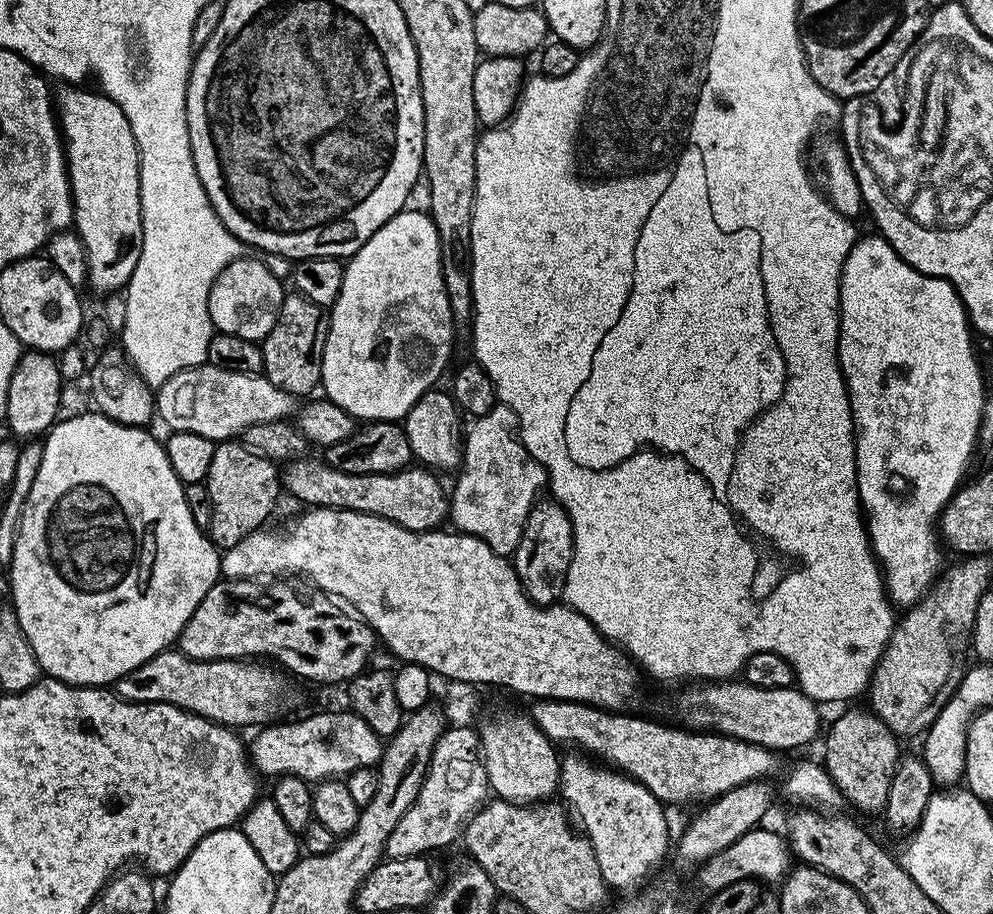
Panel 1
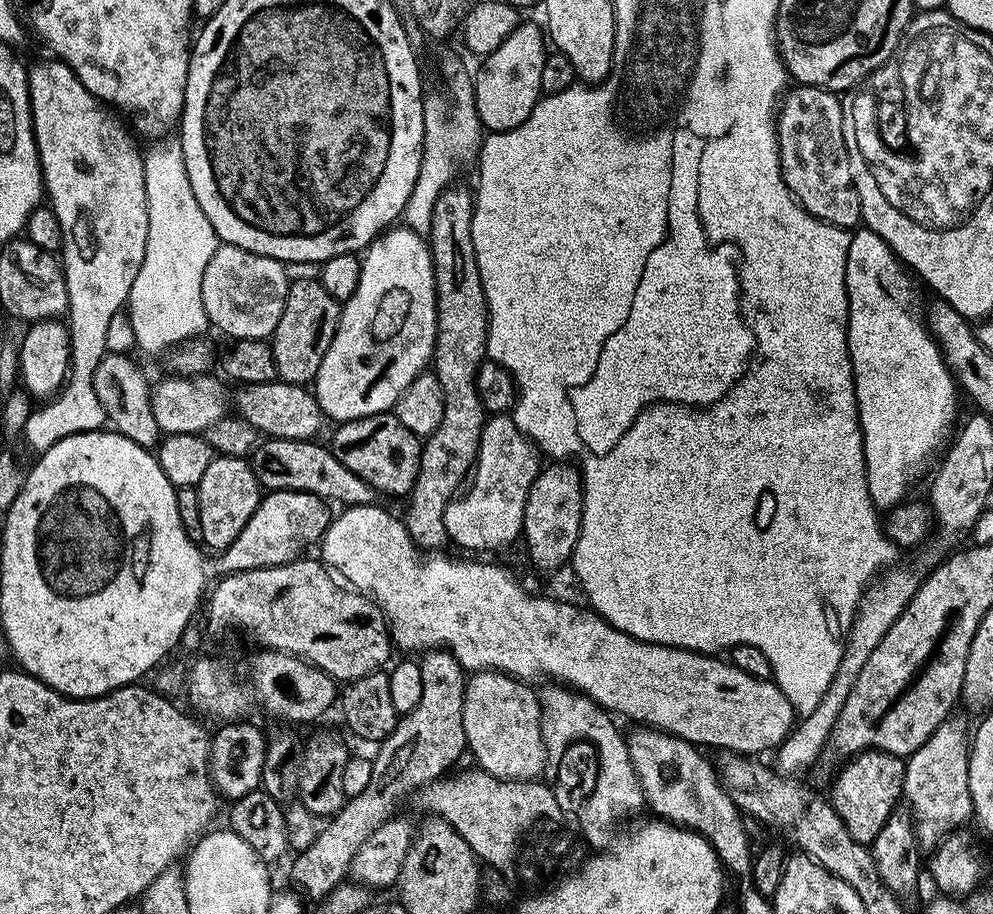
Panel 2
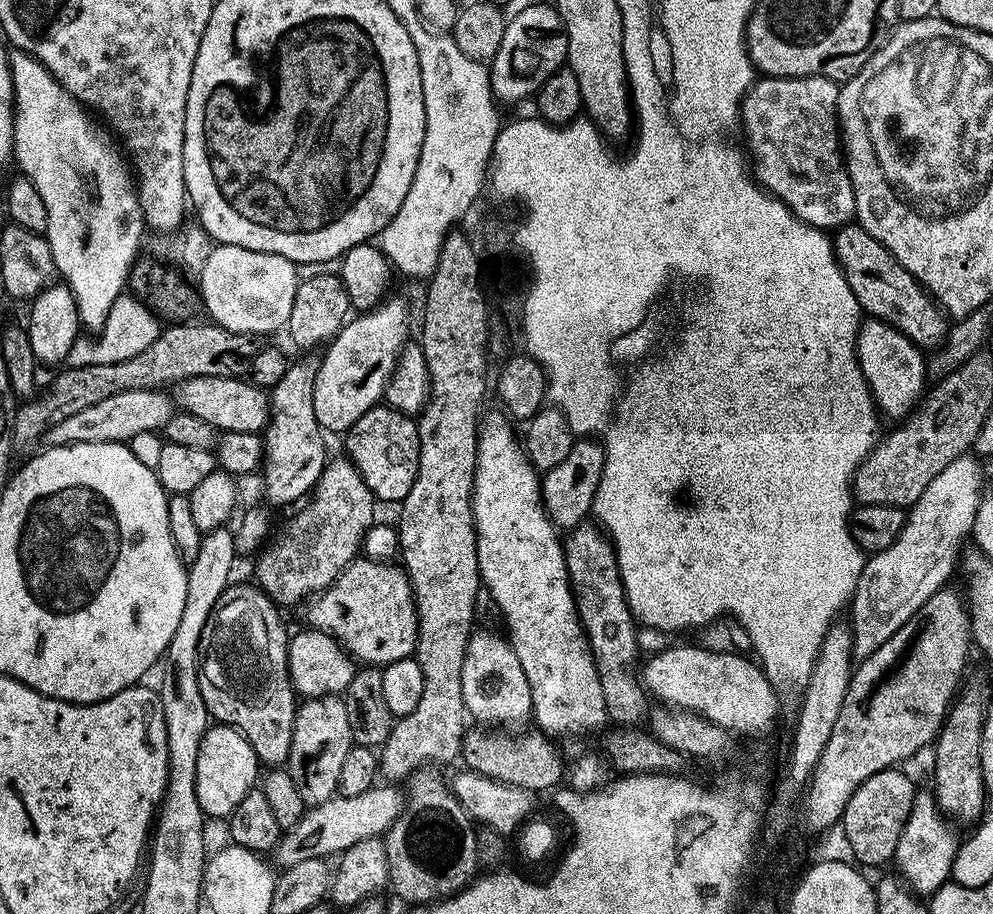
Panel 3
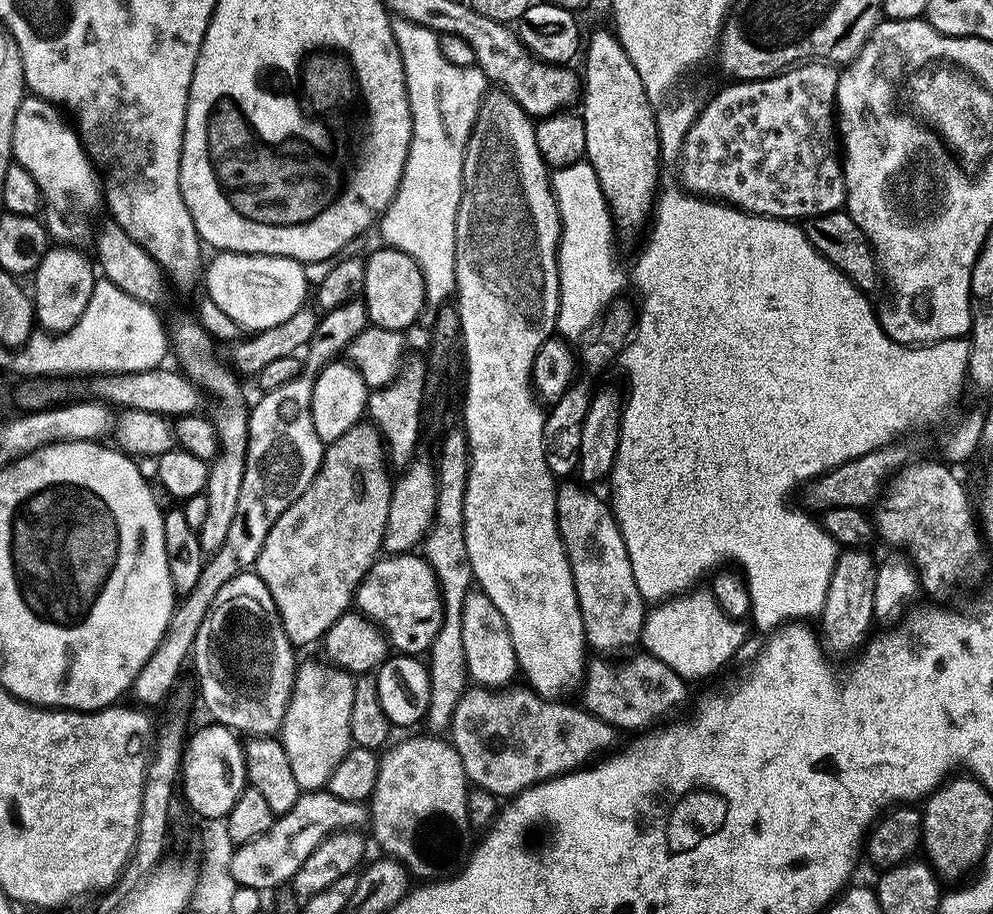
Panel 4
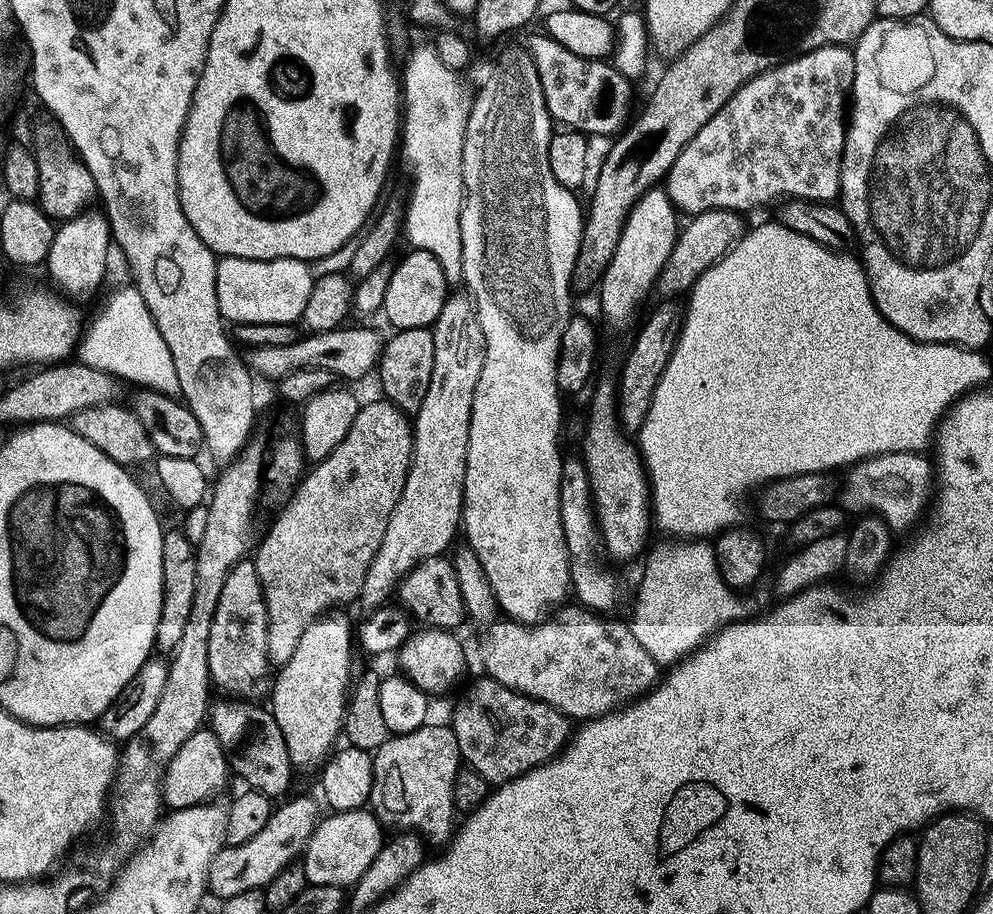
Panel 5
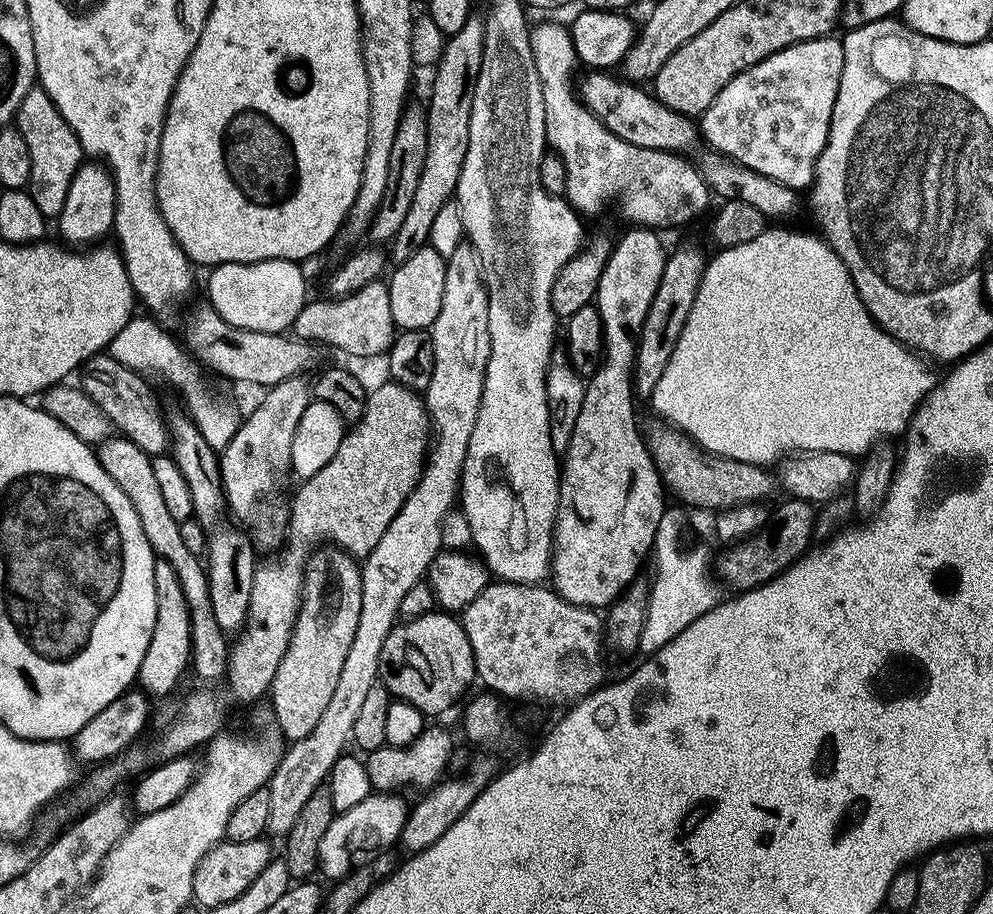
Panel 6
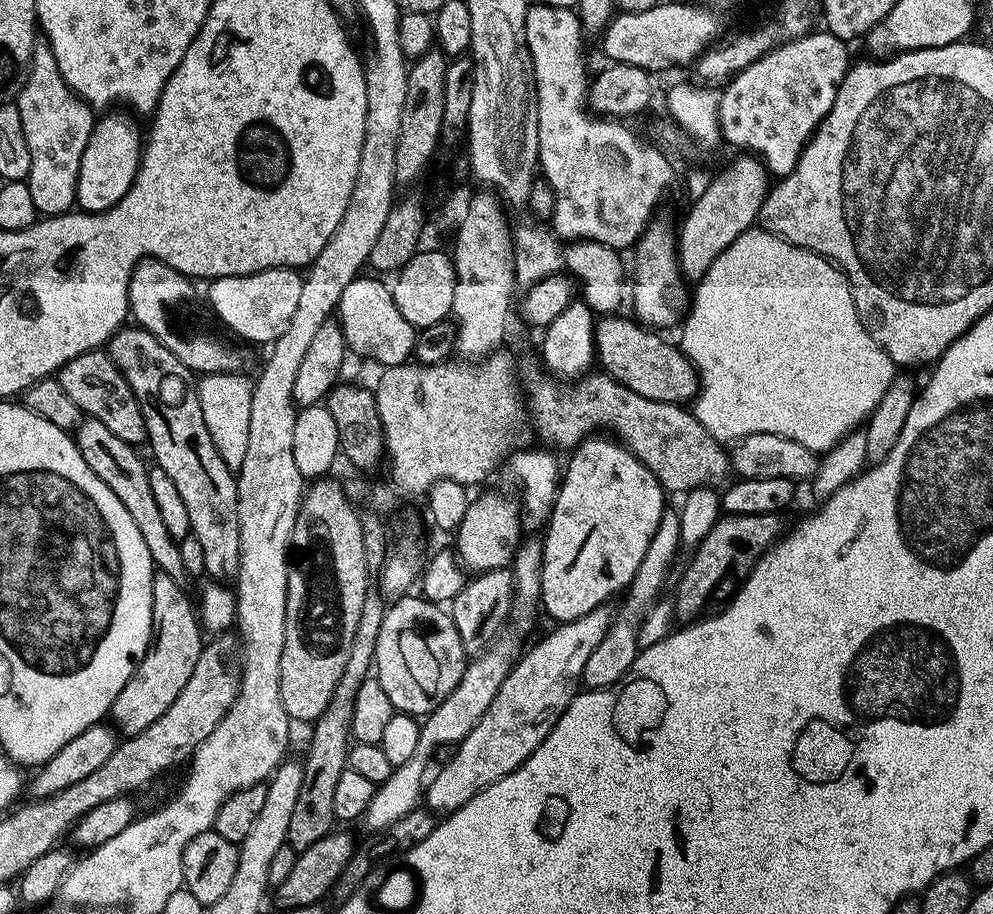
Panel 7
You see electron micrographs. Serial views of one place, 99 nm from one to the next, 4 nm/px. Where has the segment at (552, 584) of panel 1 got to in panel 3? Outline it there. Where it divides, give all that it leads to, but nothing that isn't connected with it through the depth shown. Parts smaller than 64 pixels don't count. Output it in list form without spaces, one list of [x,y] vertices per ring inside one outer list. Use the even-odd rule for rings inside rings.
[[[580,438],[573,443],[570,454],[558,462],[558,466],[547,469],[540,481],[540,498],[552,523],[560,530],[571,530],[585,523],[592,511],[594,494],[604,469],[604,445],[595,438]]]

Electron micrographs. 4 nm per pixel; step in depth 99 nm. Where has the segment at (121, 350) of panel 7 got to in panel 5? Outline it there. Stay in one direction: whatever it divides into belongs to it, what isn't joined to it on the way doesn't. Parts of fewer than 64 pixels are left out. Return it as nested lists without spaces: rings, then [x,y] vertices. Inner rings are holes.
[[[251,559],[239,560],[222,582],[214,622],[210,622],[210,674],[212,683],[225,697],[260,702],[269,695],[273,677],[269,674],[268,611],[264,591]]]

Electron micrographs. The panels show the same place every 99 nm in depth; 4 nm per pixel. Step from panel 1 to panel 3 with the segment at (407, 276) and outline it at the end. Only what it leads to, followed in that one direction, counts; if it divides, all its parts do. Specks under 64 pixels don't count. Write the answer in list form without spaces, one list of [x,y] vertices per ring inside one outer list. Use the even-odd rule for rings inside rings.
[[[385,299],[370,312],[360,312],[355,318],[349,319],[344,329],[327,345],[328,353],[320,360],[320,369],[314,382],[314,414],[318,418],[325,433],[339,432],[344,434],[367,411],[384,400],[384,390],[388,386],[388,377],[400,361],[400,354],[404,345],[409,343],[408,336],[408,308],[400,300]]]

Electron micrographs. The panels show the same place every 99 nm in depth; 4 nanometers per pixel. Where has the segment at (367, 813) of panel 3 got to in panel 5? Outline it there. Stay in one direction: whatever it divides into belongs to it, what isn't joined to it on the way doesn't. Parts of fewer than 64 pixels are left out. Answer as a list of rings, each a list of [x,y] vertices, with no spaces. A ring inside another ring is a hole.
[[[308,796],[292,799],[285,799],[273,811],[270,822],[266,822],[263,830],[259,834],[254,834],[250,842],[242,842],[242,846],[225,846],[216,855],[214,862],[210,862],[208,888],[211,895],[227,898],[255,888],[264,890],[283,868],[305,851],[308,839],[322,819],[321,805],[316,805]]]

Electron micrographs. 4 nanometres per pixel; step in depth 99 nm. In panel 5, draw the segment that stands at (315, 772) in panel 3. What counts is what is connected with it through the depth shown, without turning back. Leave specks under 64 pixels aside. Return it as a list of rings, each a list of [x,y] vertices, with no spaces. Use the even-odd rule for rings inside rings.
[[[327,613],[306,628],[294,654],[287,663],[281,665],[277,671],[279,674],[276,674],[273,679],[270,690],[270,701],[272,700],[270,711],[278,726],[281,727],[282,734],[286,738],[286,746],[290,750],[290,758],[296,766],[306,763],[307,760],[318,759],[319,761],[333,747],[332,735],[335,732],[337,735],[343,729],[344,709],[347,707],[347,697],[352,682],[350,660],[352,644],[354,648],[354,628],[350,618],[338,613]]]

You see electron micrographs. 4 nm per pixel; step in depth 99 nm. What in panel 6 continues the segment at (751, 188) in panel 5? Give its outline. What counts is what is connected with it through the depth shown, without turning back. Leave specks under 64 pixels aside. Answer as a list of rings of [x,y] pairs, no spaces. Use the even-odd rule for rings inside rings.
[[[548,20],[545,24],[540,24],[531,29],[530,32],[532,38],[532,53],[534,54],[534,62],[536,63],[536,69],[538,70],[538,78],[540,79],[540,85],[542,86],[542,102],[544,103],[544,139],[547,147],[556,155],[558,159],[564,163],[565,166],[565,190],[563,195],[566,197],[569,204],[576,209],[577,213],[583,214],[585,217],[596,216],[612,199],[616,199],[616,208],[625,216],[629,221],[627,222],[632,226],[639,226],[642,228],[650,228],[653,230],[661,230],[660,228],[668,228],[671,224],[688,224],[695,216],[700,215],[708,208],[708,196],[710,197],[710,189],[708,187],[707,180],[700,174],[700,169],[695,163],[692,164],[683,155],[674,152],[659,152],[653,148],[639,148],[634,146],[630,142],[626,142],[622,138],[615,136],[613,132],[607,128],[606,125],[600,121],[597,116],[584,105],[583,100],[580,99],[577,89],[574,87],[574,80],[572,84],[572,75],[576,72],[576,66],[578,67],[578,59],[575,52],[574,42],[572,41],[572,33],[567,27],[564,28],[560,24],[555,24],[554,21]],[[835,35],[804,40],[770,54],[762,62],[739,72],[714,98],[710,114],[699,117],[698,132],[709,149],[736,160],[743,168],[766,174],[774,182],[782,182],[797,190],[811,185],[816,176],[816,163],[828,141],[834,102],[838,98],[839,79],[844,65],[843,46]]]

